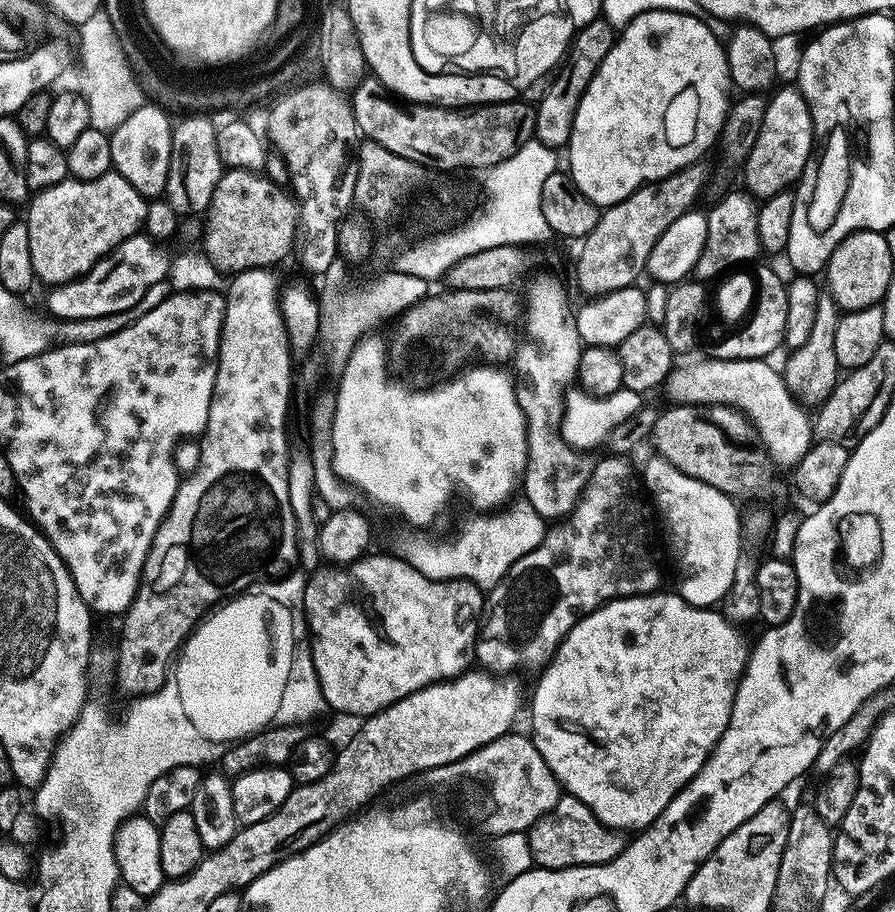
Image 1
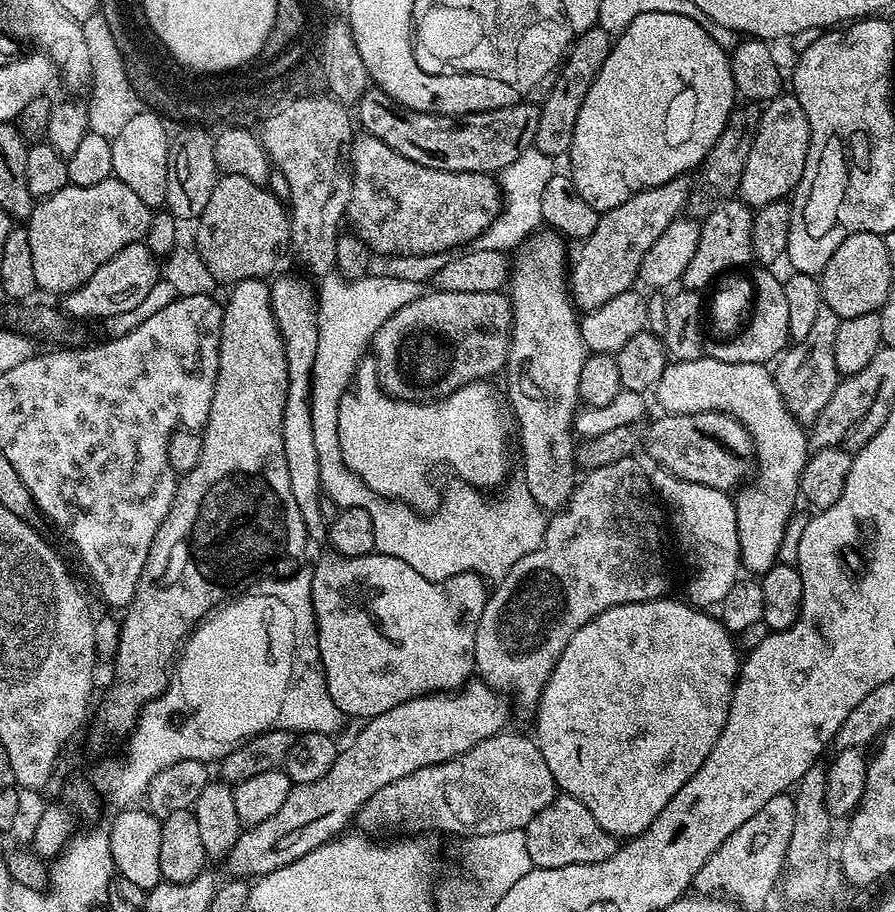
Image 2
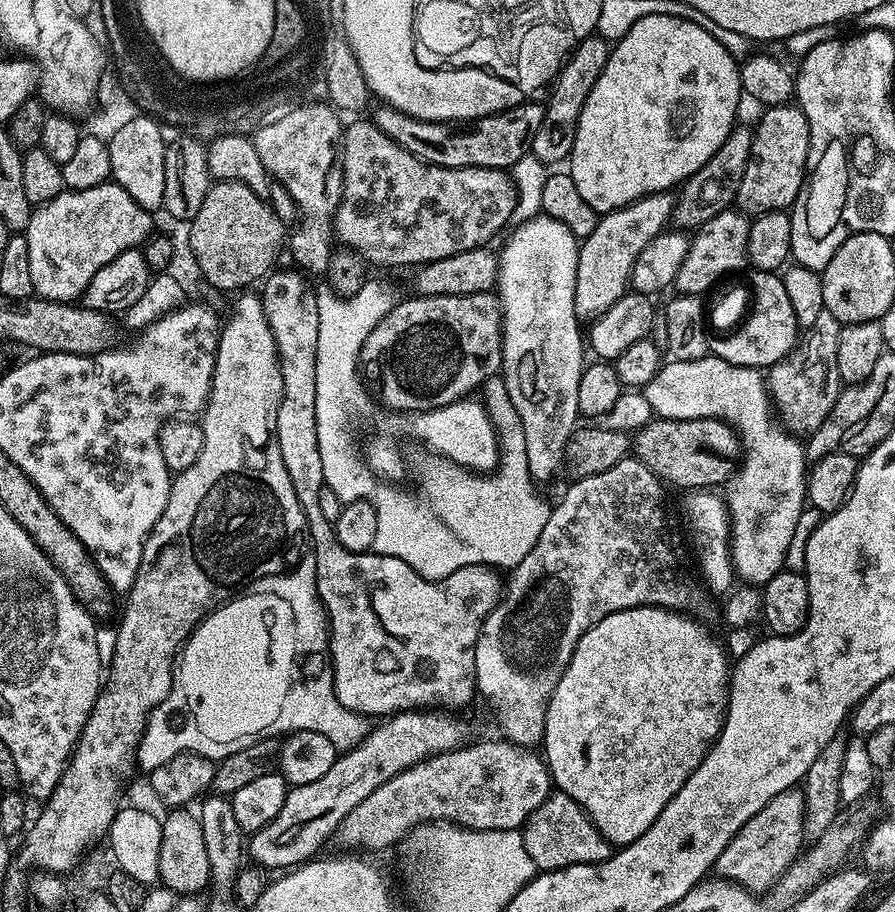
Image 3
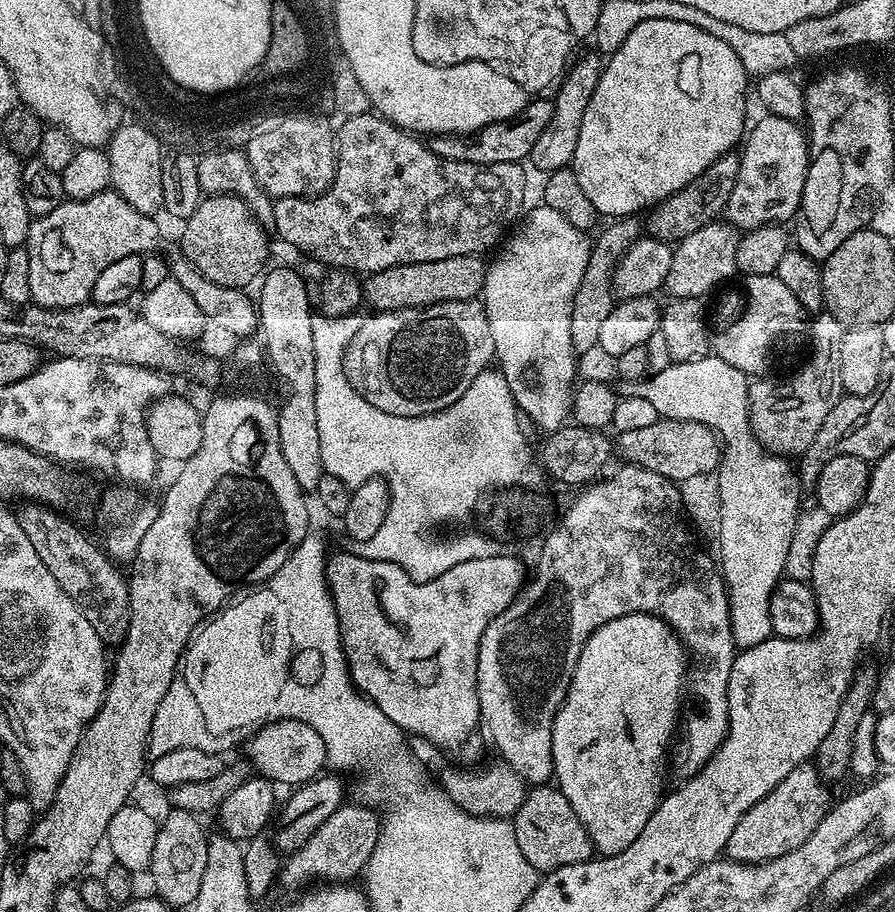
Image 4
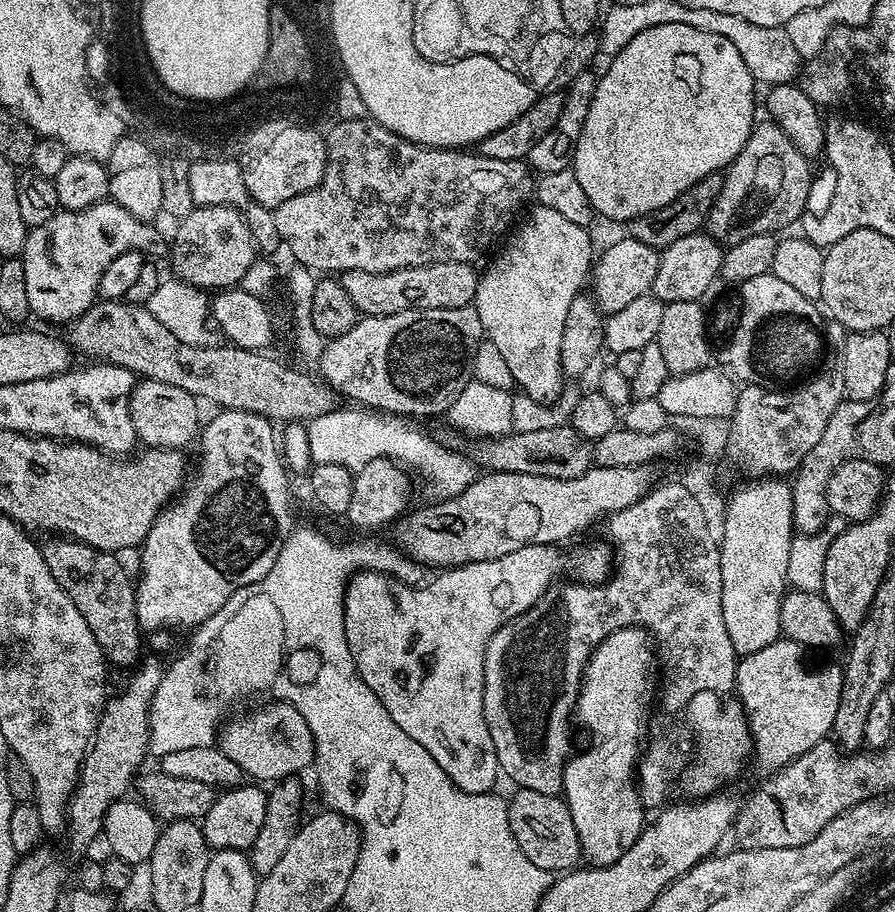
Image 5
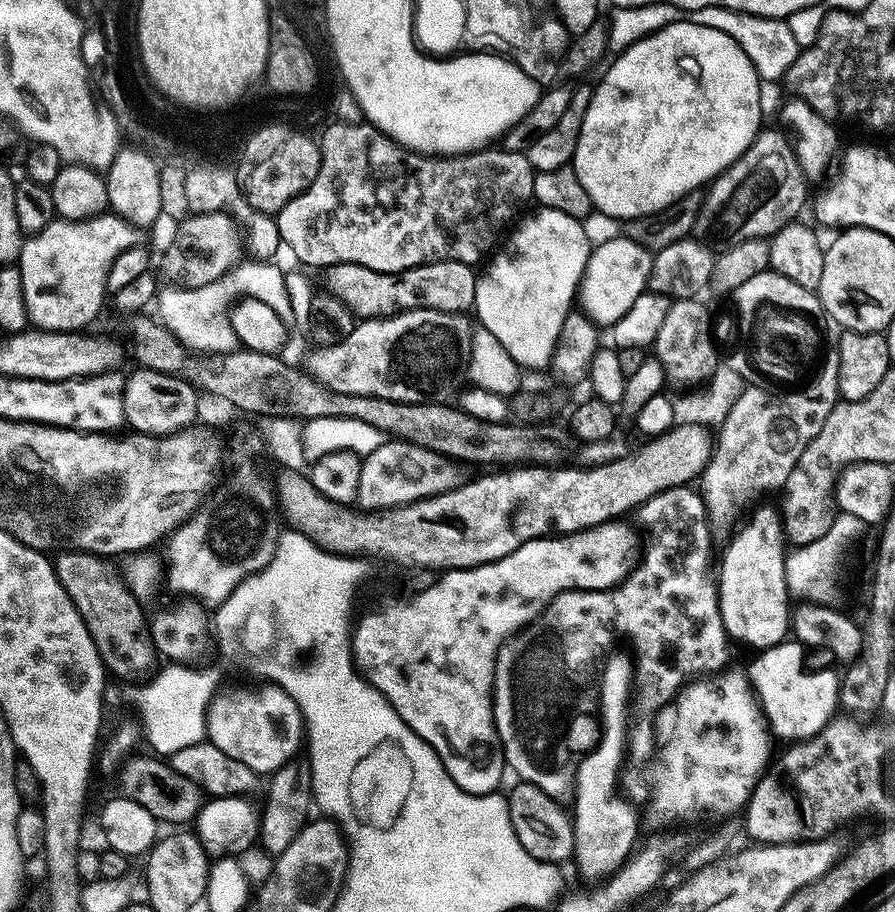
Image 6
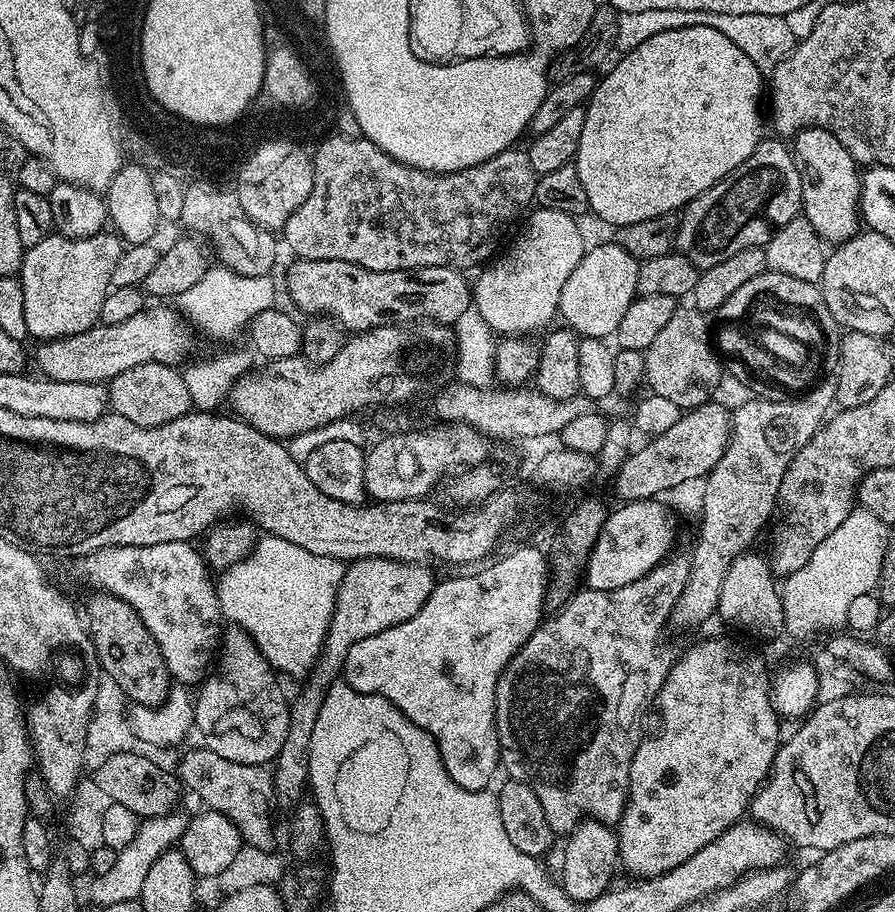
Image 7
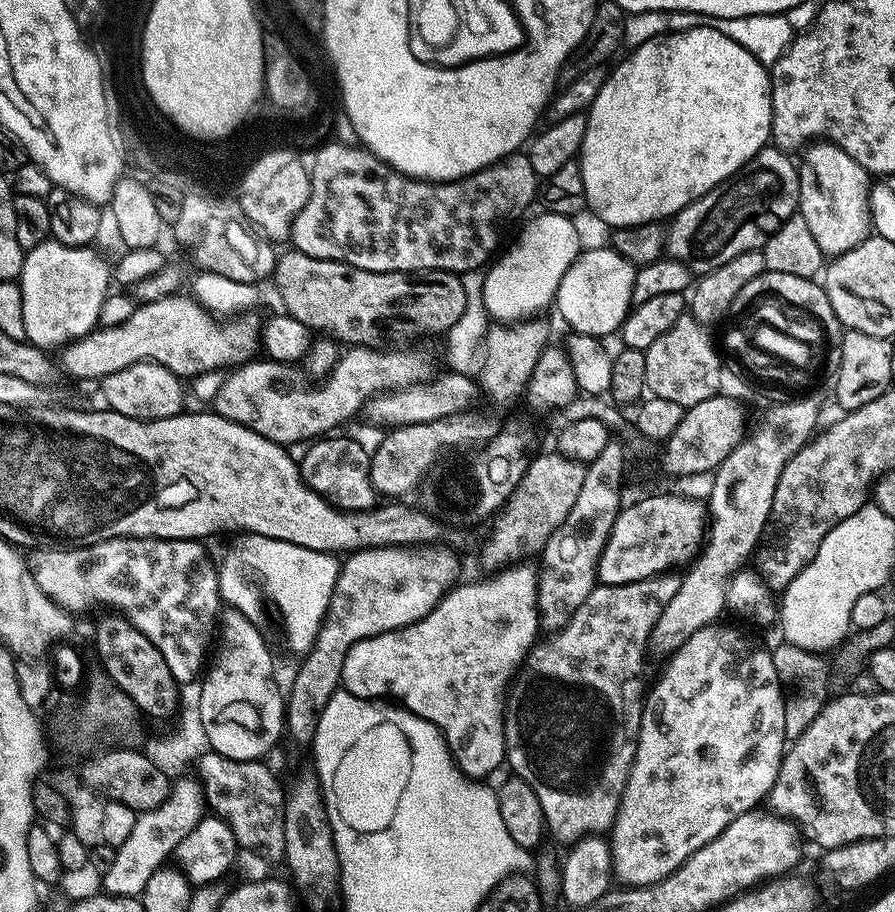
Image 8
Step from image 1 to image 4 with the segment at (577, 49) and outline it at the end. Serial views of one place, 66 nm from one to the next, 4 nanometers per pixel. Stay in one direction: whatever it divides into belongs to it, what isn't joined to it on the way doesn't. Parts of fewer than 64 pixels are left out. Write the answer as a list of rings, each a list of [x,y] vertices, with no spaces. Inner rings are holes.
[[[599,55],[584,56],[573,63],[565,71],[552,100],[554,118],[542,130],[538,142],[534,142],[534,150],[530,150],[528,160],[540,171],[540,174],[557,172],[571,165],[574,150],[578,150],[578,133],[582,131],[582,117],[586,114],[586,106],[590,106],[590,98],[594,98],[594,89],[598,87],[598,78],[602,78],[605,61]],[[600,59],[600,60],[599,60]],[[576,64],[576,65],[575,65]],[[560,88],[560,89],[559,89]]]

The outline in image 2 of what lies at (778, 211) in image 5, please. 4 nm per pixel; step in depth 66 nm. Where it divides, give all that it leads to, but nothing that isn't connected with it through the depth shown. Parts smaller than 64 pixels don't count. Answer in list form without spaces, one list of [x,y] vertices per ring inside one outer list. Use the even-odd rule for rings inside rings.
[[[781,94],[775,100],[767,101],[760,112],[754,146],[750,146],[750,158],[746,158],[746,170],[742,172],[738,191],[739,199],[753,210],[770,206],[770,202],[788,200],[802,178],[807,157],[808,123],[795,95]]]

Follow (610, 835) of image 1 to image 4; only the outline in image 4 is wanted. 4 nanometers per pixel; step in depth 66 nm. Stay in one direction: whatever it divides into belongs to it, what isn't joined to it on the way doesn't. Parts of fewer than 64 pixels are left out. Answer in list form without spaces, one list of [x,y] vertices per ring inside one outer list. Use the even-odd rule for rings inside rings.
[[[533,787],[525,795],[522,806],[516,812],[515,816],[511,817],[510,823],[514,830],[514,838],[518,838],[518,850],[522,850],[522,858],[526,858],[526,862],[530,862],[530,866],[534,866],[536,871],[541,874],[553,872],[562,866],[574,866],[575,864],[581,864],[582,862],[593,859],[594,849],[586,826],[582,826],[578,814],[574,814],[570,802],[560,793],[559,787]]]

